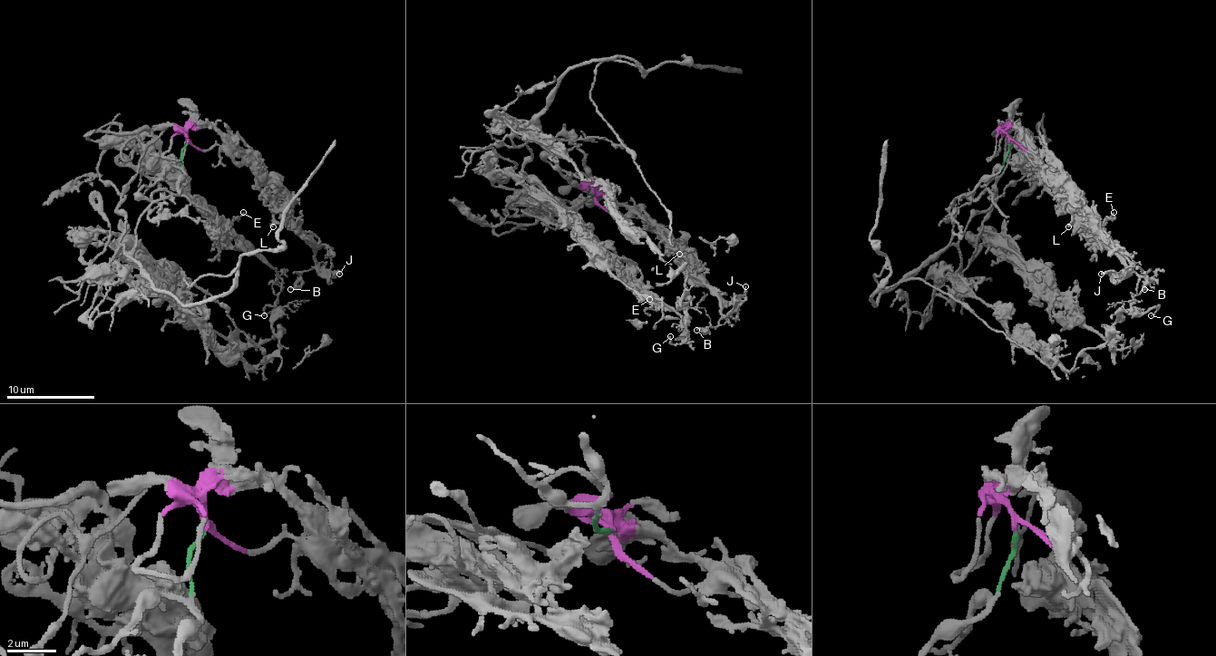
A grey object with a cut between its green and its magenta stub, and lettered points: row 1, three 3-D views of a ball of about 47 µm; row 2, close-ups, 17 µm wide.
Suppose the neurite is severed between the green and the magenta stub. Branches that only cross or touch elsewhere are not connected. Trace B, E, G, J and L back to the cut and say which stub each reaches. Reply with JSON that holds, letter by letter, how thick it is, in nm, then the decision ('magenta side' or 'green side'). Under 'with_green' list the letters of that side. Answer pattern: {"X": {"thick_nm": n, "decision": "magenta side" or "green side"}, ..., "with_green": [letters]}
{"B": {"thick_nm": 240, "decision": "magenta side"}, "E": {"thick_nm": 220, "decision": "green side"}, "G": {"thick_nm": 130, "decision": "green side"}, "J": {"thick_nm": 200, "decision": "magenta side"}, "L": {"thick_nm": 240, "decision": "magenta side"}, "with_green": ["E", "G"]}

